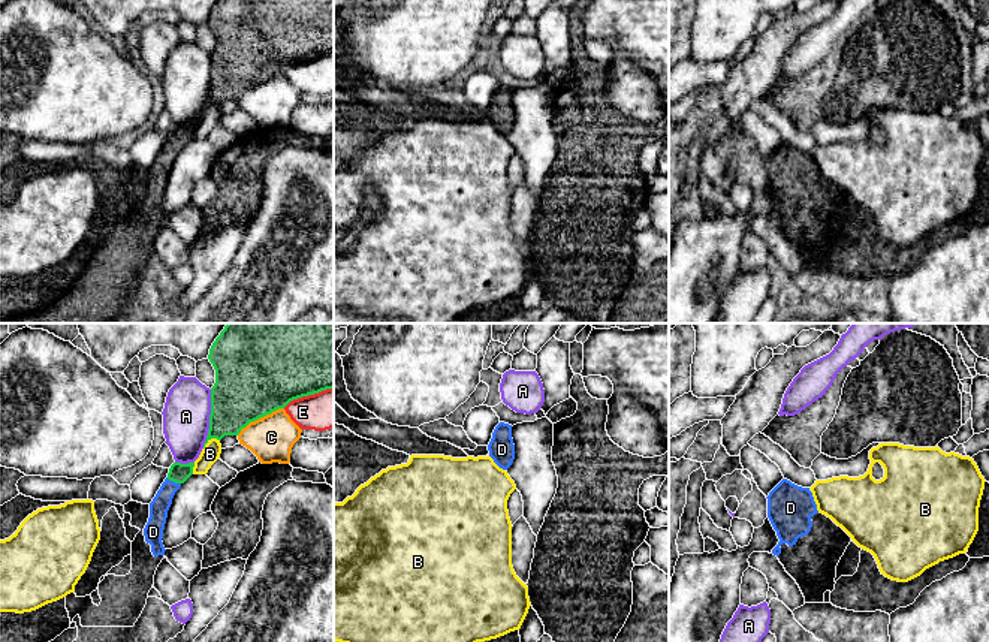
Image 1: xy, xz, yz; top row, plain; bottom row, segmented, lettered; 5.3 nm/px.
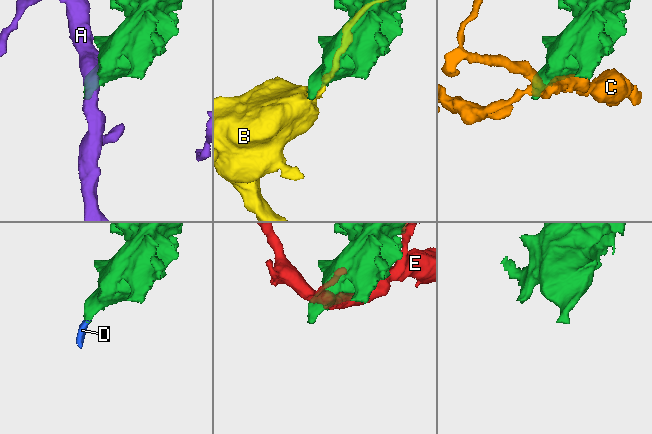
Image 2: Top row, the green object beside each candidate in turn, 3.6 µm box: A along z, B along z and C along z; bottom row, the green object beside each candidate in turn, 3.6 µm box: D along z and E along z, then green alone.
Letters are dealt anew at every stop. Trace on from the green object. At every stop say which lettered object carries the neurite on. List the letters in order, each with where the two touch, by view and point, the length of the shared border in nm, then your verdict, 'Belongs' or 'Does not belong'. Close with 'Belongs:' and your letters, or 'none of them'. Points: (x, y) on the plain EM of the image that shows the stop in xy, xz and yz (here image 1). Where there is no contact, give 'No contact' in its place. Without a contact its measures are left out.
A: Touches green at xy (210, 83). Shared border 320 nm. Does not belong
B: Touches green at xy (210, 104). Shared border 100 nm. Does not belong
C: Touches green at xy (259, 83). Shared border 300 nm. Does not belong
D: Touches green at xy (174, 145). Shared border 90 nm. Belongs
E: Touches green at xy (307, 60). Shared border 300 nm. Does not belong
Belongs: D

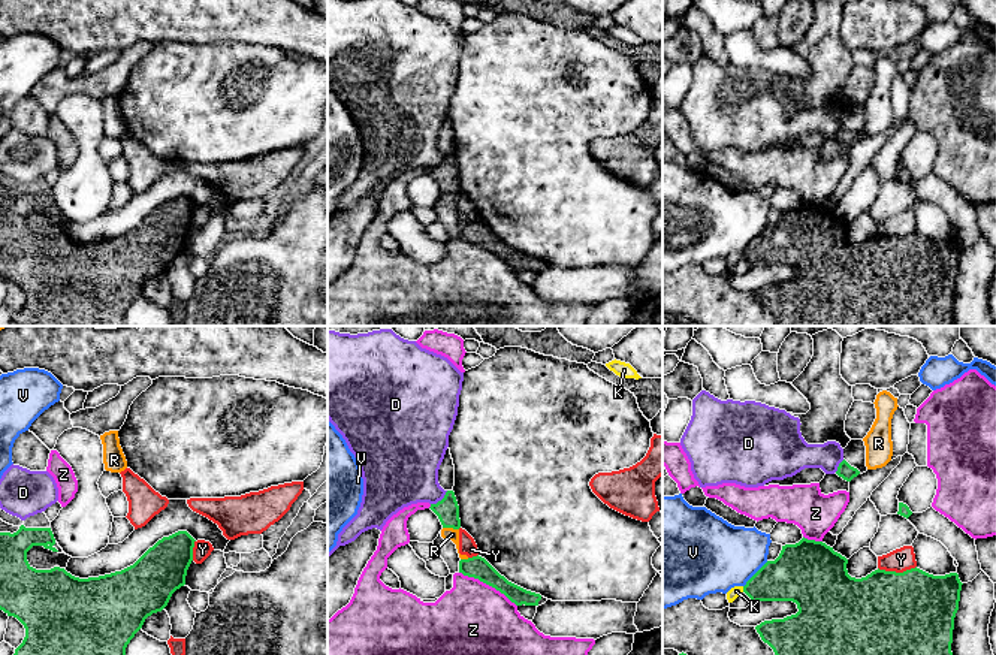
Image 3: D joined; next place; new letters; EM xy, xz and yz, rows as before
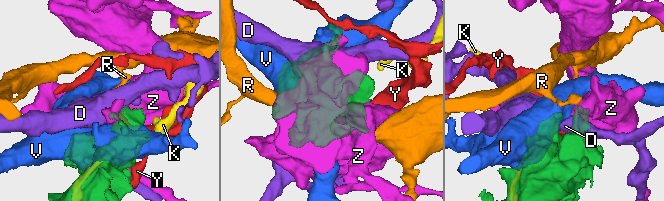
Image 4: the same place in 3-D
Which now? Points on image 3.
D: Touches green at xz (441, 165). Shared border 120 nm. Does not belong
K: Touches green at yz (744, 254). Shared border 30 nm. Does not belong
R: Touches green at xz (450, 192). Shared border 90 nm. Does not belong
V: Touches green at yz (754, 240). Shared border 190 nm. Does not belong
Y: Touches green at yz (895, 237). Shared border 200 nm. Does not belong
Z: Touches green at xz (488, 248). Shared border 360 nm. Does not belong
Belongs: none of them

